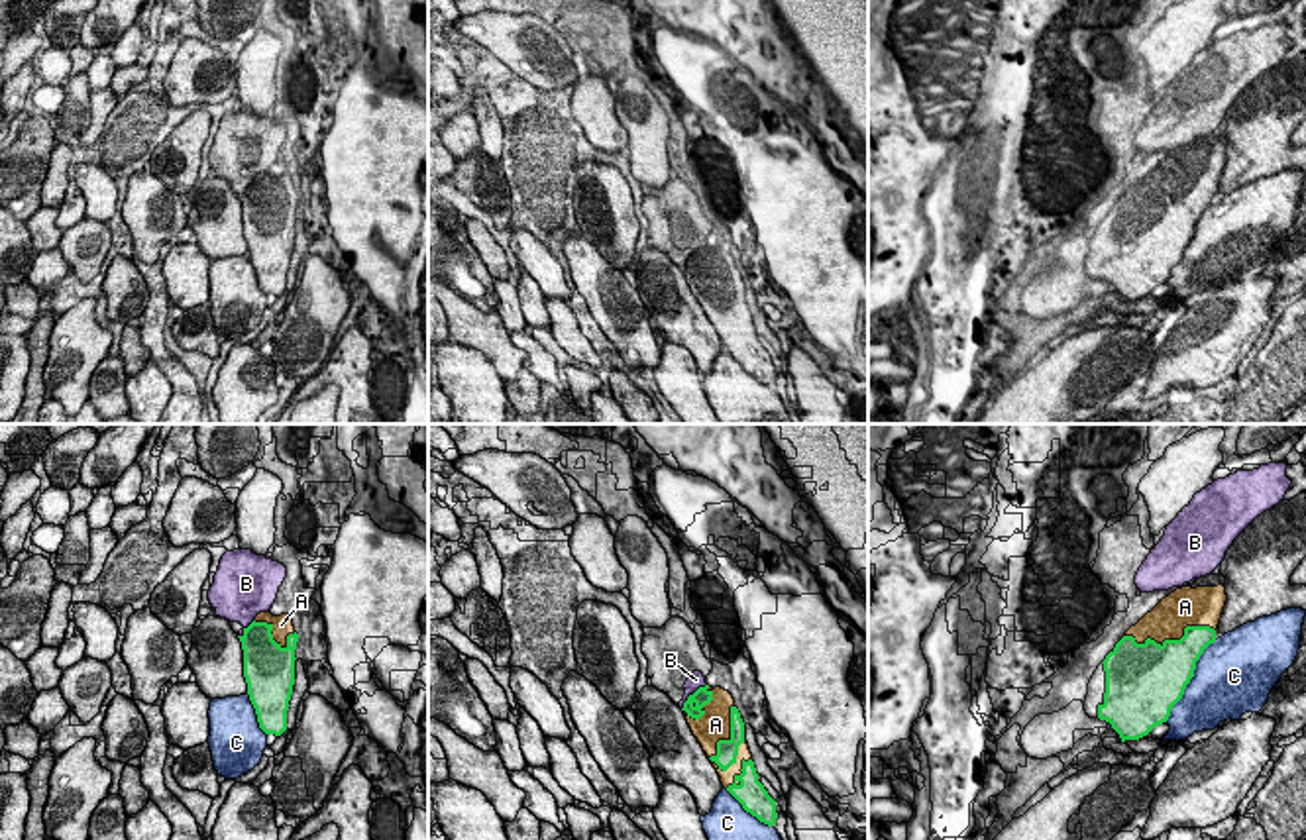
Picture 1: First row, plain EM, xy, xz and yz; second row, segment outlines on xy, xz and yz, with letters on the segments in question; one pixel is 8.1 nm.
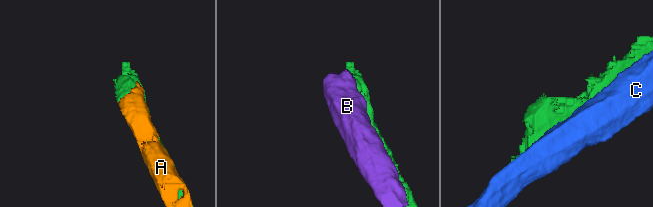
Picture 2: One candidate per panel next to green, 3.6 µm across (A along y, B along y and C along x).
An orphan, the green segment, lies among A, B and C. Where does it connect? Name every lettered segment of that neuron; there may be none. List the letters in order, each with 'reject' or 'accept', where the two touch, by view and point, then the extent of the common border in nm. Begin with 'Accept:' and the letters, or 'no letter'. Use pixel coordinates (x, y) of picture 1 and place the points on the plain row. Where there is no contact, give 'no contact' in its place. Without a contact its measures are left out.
Accept: A
A: accept; meets green in xz at (723, 301); contact 550 nm long
B: reject; meets green in xz at (690, 256); contact 300 nm long
C: reject; meets green in yz at (1191, 238); contact 800 nm long

